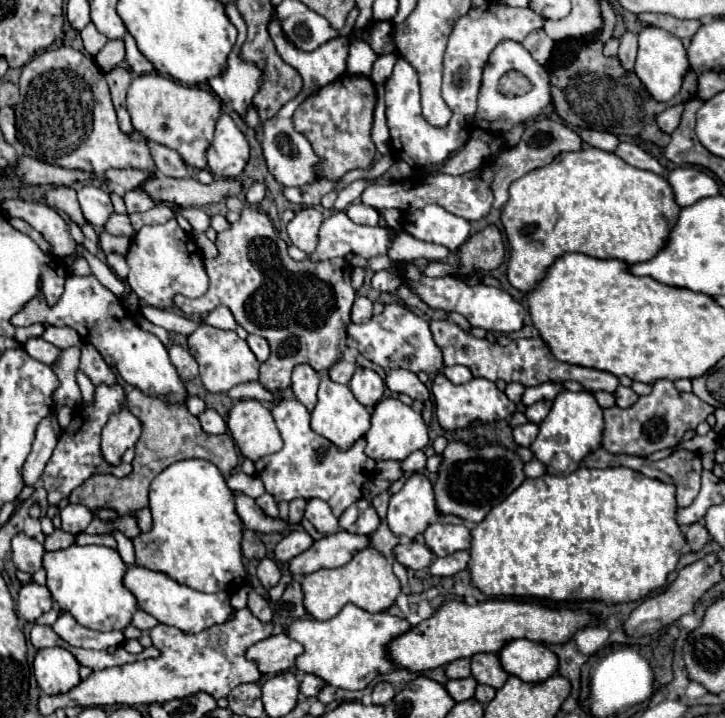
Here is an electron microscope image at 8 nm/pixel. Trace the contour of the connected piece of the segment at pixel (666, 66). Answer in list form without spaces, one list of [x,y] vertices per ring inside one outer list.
[[[647,26],[639,32],[639,54],[635,62],[635,74],[639,76],[639,80],[645,84],[645,88],[655,100],[659,102],[671,100],[679,92],[687,70],[689,70],[687,50],[677,36],[673,36],[663,28],[653,28],[653,26]]]

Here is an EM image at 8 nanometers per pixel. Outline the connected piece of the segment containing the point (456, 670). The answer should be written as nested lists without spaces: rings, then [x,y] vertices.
[[[469,658],[453,660],[451,664],[447,664],[447,678],[467,678],[467,676],[471,676],[471,660]]]

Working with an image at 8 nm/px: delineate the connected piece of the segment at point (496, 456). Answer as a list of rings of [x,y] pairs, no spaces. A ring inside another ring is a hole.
[[[449,442],[443,452],[443,464],[435,480],[435,500],[441,514],[455,514],[469,522],[481,522],[487,512],[503,502],[525,480],[523,462],[515,452],[503,446],[471,446]]]

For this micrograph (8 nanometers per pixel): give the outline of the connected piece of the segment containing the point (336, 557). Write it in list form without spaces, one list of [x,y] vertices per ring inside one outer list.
[[[339,530],[337,534],[317,540],[307,552],[295,556],[289,562],[289,572],[305,576],[321,568],[339,568],[347,564],[355,552],[367,548],[367,544],[369,544],[367,536],[349,534],[345,530]]]

